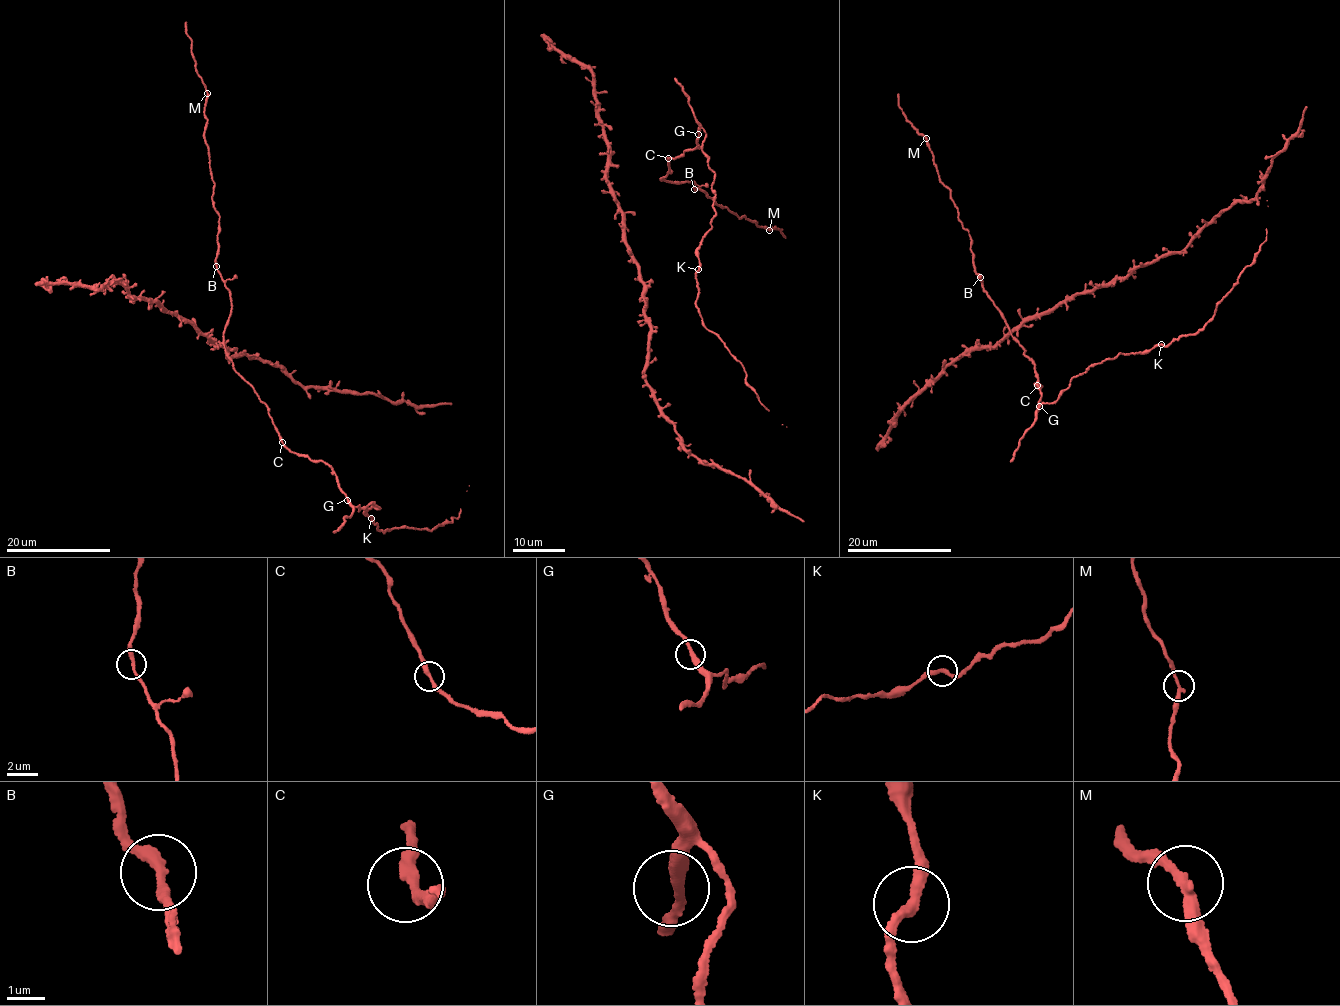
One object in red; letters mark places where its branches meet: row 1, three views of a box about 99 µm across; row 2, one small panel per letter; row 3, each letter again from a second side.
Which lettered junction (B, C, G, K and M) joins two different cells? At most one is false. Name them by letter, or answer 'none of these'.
none of these

